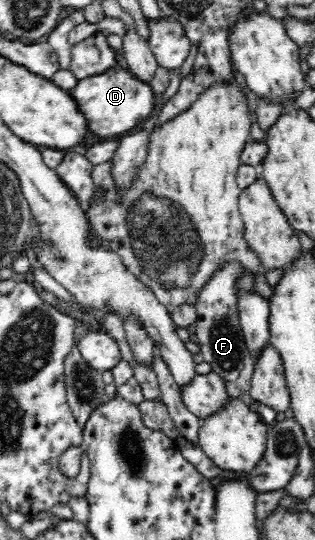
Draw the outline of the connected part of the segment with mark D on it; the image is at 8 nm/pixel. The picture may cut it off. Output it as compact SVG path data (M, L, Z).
M119 65L78 80L78 86L70 92L78 101L82 113L86 115L90 132L100 137L124 136L131 133L136 126L142 125L146 118L150 118L158 110L160 96L154 92L150 81L140 79L130 69L121 68Z

